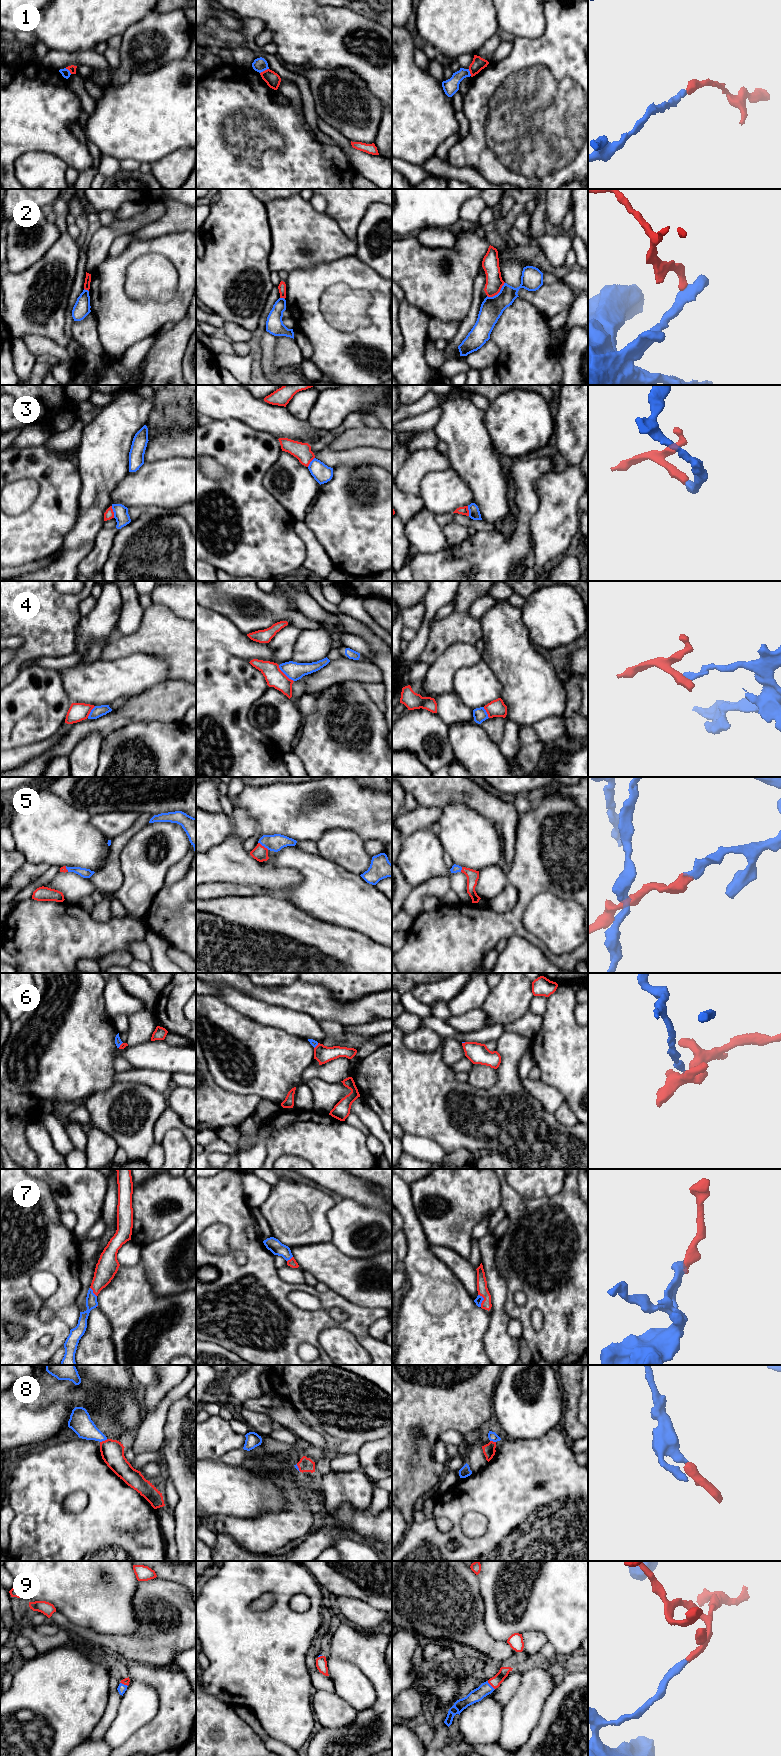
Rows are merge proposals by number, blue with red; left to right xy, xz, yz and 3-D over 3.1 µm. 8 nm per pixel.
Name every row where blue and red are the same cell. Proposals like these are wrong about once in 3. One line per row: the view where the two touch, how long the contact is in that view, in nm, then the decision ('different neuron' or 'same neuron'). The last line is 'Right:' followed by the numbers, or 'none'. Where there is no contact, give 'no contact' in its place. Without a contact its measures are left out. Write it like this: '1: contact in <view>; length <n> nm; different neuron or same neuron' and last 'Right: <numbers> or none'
1: contact in xz; length 80 nm; different neuron
2: contact in yz; length 180 nm; different neuron
3: contact in xy; length 100 nm; different neuron
4: contact in xz; length 180 nm; same neuron
5: contact in xz; length 110 nm; same neuron
6: contact in xy; length 60 nm; same neuron
7: contact in yz; length 110 nm; same neuron
8: contact in xy; length 70 nm; same neuron
9: contact in yz; length 90 nm; same neuron
Right: 4, 5, 6, 7, 8, 9

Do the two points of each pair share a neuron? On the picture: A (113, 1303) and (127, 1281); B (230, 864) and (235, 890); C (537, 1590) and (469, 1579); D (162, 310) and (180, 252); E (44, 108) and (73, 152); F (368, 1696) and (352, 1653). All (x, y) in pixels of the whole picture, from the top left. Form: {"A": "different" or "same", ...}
{"A": "same", "B": "different", "C": "different", "D": "same", "E": "same", "F": "different"}

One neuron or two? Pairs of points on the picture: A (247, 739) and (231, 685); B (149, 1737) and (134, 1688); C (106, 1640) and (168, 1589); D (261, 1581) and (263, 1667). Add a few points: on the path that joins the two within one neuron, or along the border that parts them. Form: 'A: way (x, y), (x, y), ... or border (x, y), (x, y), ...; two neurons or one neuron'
A: way (233, 726), (229, 722), (229, 699); one neuron
B: border (158, 1704), (156, 1714), (127, 1739); two neurons
C: way (134, 1643), (155, 1643), (177, 1629), (182, 1617); one neuron
D: way (244, 1602), (244, 1646); one neuron

